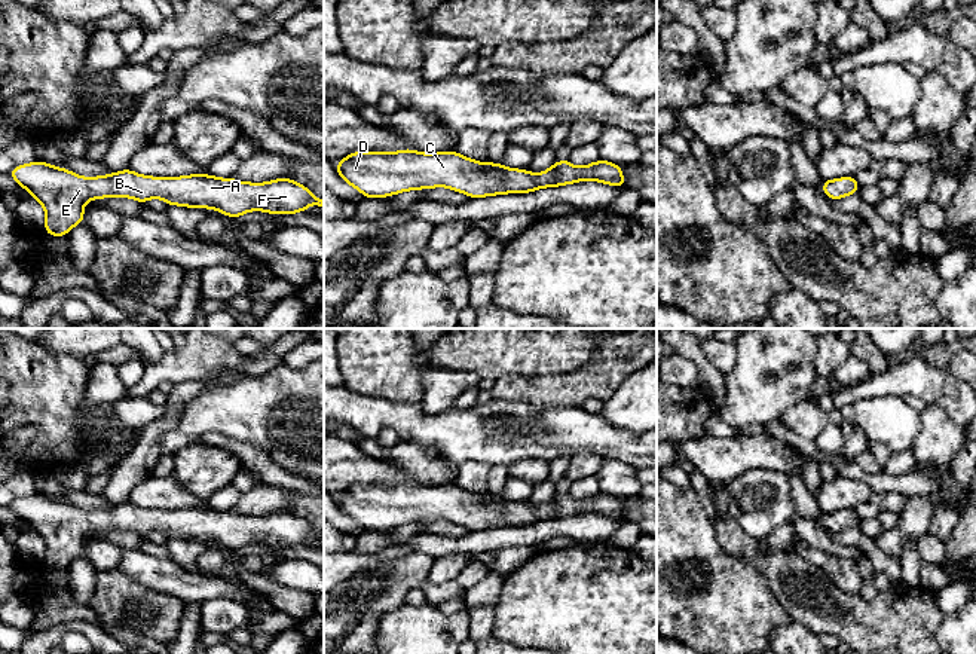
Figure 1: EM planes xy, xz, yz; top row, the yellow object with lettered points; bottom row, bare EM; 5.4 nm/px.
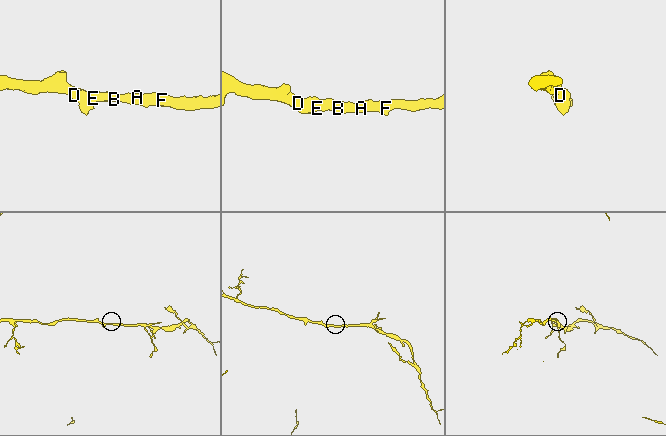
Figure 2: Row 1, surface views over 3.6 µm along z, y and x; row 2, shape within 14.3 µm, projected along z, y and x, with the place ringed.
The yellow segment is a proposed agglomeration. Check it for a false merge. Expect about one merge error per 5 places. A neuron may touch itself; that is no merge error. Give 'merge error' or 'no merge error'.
no merge error

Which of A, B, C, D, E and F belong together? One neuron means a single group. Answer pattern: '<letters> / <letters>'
A B C D E F

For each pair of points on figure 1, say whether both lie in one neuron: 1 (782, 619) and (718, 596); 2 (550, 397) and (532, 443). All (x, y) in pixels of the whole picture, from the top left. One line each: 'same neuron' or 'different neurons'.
1: same neuron
2: different neurons

